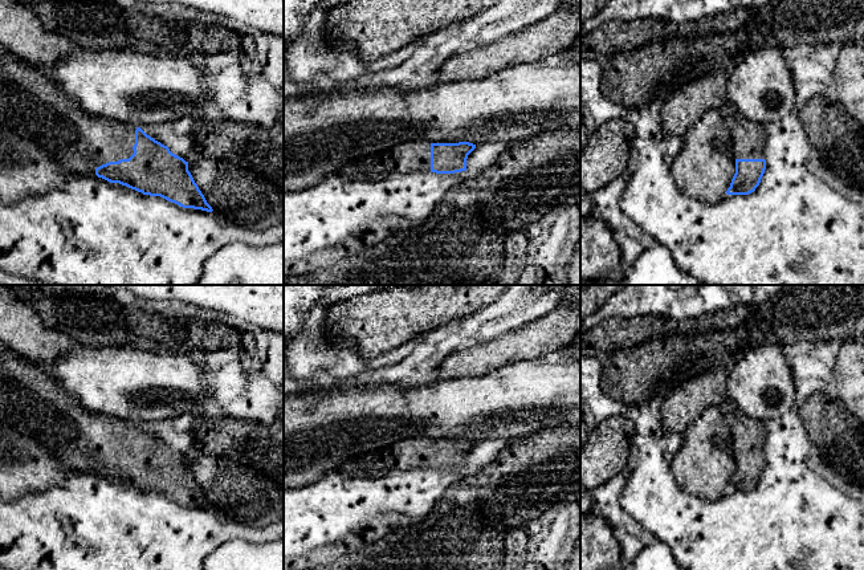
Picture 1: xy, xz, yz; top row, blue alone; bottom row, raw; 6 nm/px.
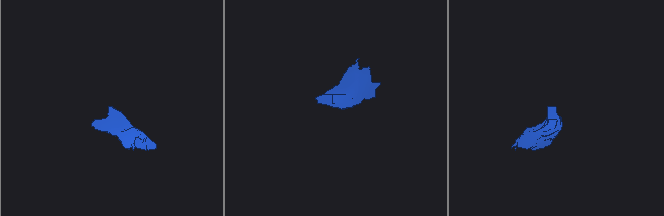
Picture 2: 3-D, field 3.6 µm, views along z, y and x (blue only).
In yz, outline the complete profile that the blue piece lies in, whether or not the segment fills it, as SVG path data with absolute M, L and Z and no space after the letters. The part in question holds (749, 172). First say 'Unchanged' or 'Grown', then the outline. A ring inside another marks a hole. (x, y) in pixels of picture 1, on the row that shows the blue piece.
Grown. M730 101L720 111L733 135L735 160L735 174L726 194L749 195L759 186L766 170L765 127L758 122L745 119Z

